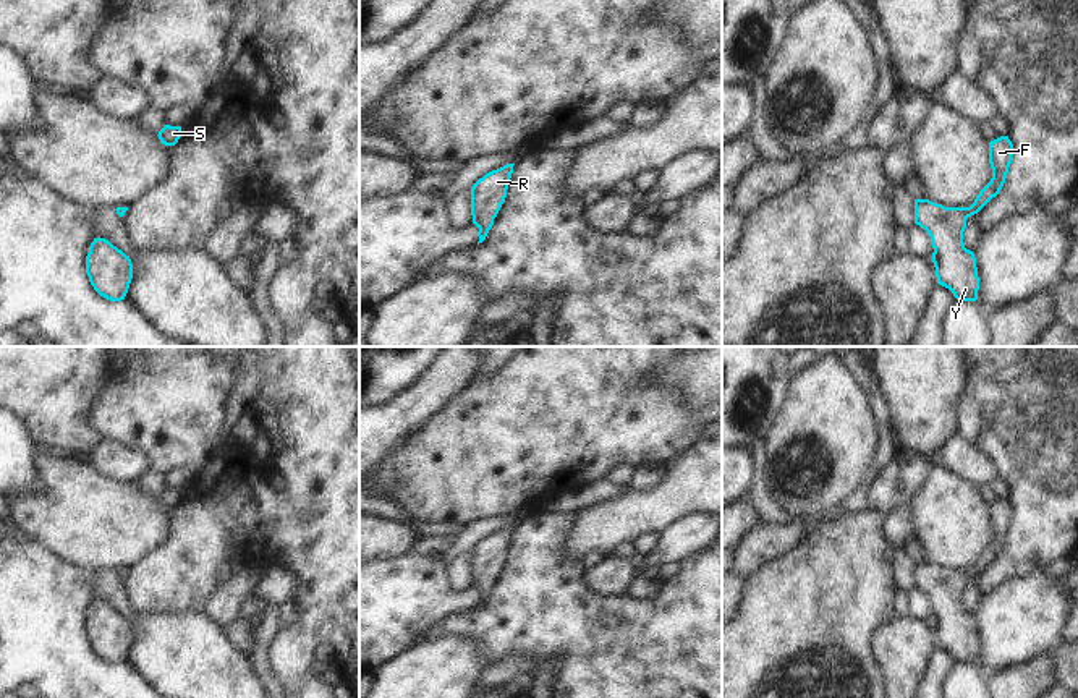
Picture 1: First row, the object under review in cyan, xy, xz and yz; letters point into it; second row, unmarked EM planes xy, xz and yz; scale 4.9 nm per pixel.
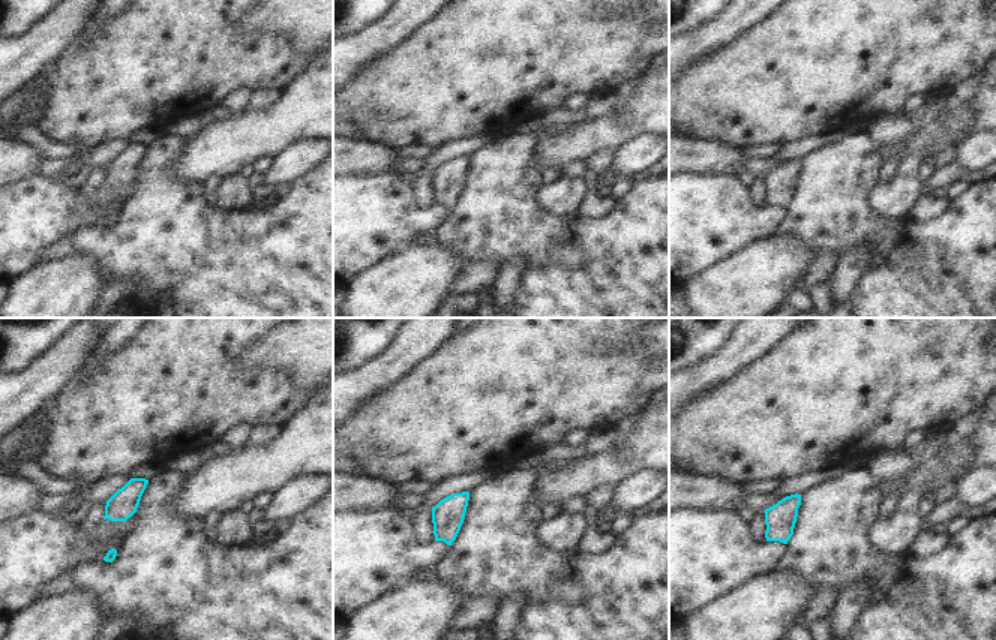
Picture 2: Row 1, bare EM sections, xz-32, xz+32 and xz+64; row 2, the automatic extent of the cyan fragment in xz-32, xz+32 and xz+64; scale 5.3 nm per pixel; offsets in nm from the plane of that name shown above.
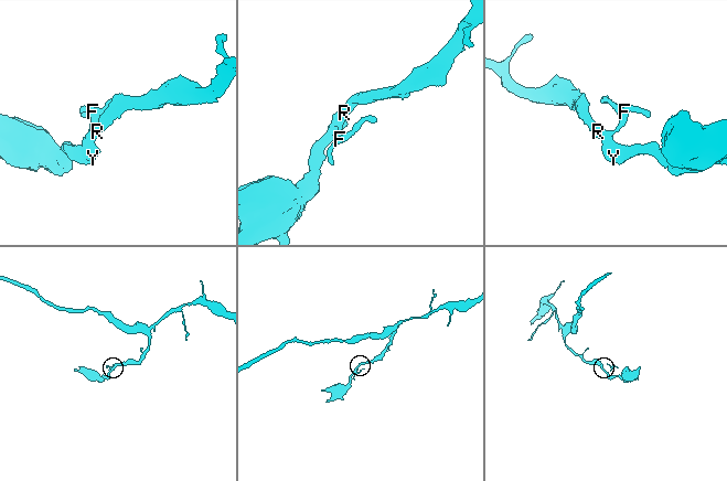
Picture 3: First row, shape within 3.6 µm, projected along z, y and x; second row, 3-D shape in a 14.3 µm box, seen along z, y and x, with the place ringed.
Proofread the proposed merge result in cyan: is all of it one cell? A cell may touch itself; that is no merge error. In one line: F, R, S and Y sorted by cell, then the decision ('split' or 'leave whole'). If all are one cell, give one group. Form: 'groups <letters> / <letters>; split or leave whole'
groups F R S Y; leave whole

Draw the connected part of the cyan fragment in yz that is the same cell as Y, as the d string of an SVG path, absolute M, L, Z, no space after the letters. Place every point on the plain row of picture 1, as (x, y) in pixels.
M1008 499L989 505L992 541L970 570L945 570L929 562L915 562L915 586L931 599L937 646L949 651L958 664L976 664L979 653L974 615L963 607L966 581L1000 555L1012 518L1013 507Z

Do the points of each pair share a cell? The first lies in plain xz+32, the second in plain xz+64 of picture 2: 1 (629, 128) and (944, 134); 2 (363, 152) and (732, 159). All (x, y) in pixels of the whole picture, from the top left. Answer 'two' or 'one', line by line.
1: one
2: one

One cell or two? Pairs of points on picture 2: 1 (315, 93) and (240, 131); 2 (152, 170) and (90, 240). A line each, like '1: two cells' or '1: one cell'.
1: one cell
2: one cell

